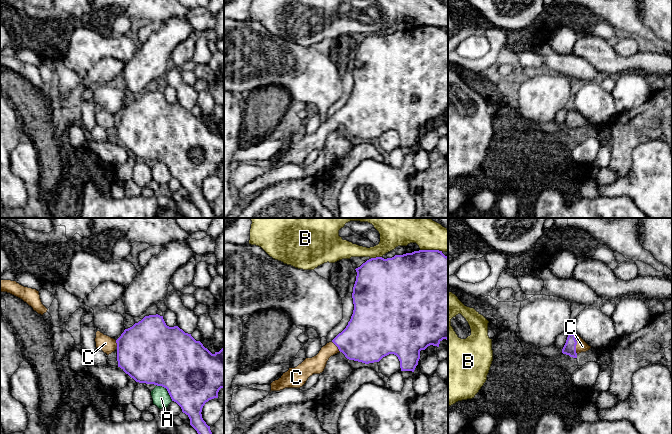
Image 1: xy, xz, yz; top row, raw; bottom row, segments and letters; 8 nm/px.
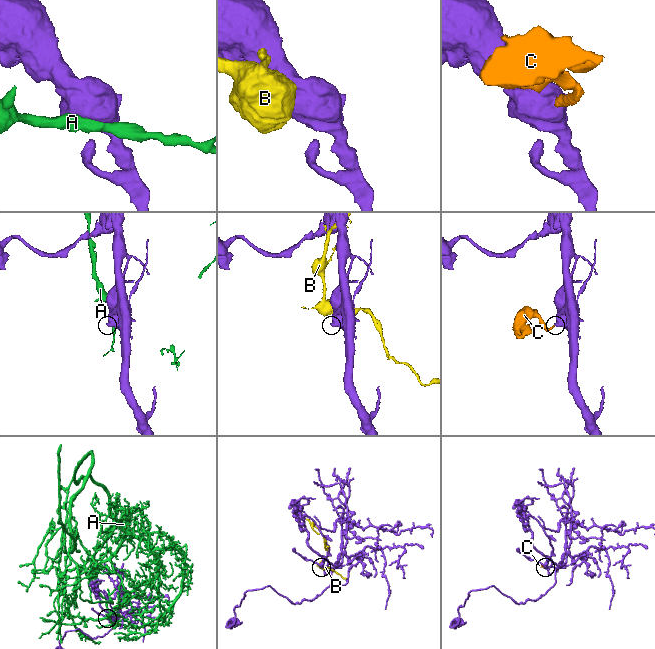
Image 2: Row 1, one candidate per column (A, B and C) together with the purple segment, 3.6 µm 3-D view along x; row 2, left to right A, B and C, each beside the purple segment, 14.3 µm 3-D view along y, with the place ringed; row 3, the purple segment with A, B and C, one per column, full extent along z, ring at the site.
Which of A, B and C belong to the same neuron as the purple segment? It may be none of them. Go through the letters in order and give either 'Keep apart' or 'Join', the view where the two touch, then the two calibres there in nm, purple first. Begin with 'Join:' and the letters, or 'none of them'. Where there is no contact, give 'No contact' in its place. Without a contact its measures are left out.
Join: C
A: Keep apart. Touches purple in xy. Thickness 480 nm (purple) against 140 nm
B: Keep apart. Touches purple in xz. Thickness 500 nm (purple) against 200 nm
C: Join. Touches purple in yz. Thickness 100 nm (purple) against 90 nm

